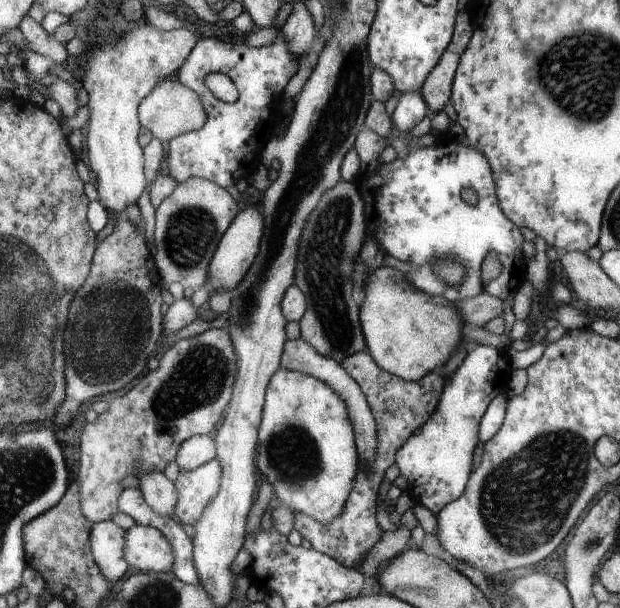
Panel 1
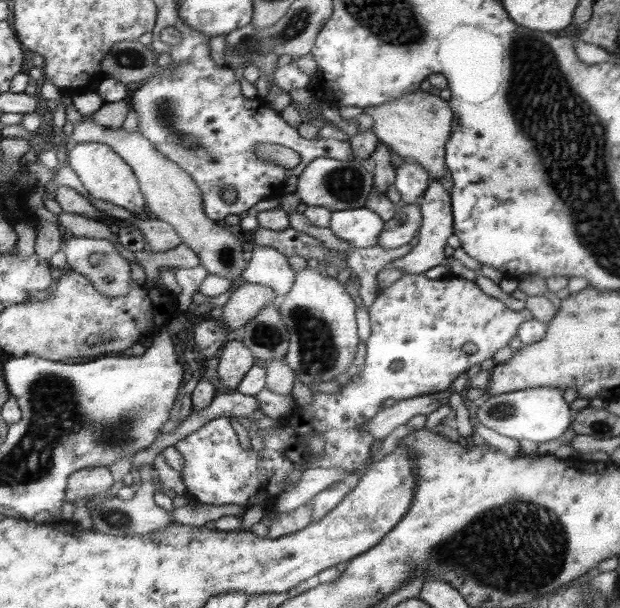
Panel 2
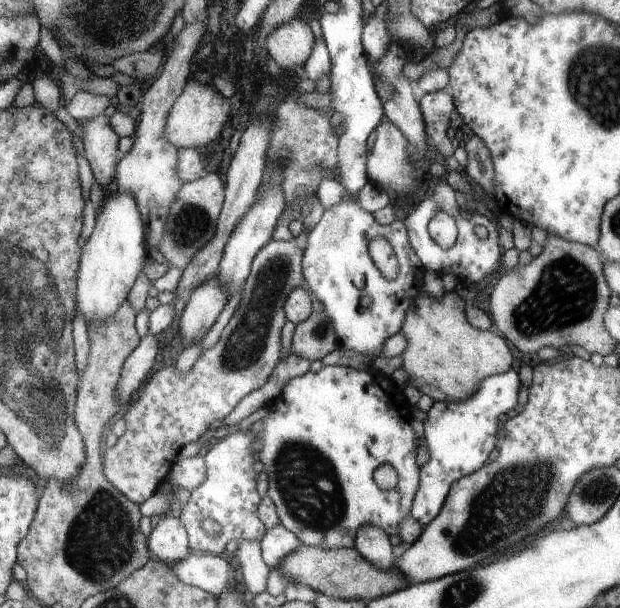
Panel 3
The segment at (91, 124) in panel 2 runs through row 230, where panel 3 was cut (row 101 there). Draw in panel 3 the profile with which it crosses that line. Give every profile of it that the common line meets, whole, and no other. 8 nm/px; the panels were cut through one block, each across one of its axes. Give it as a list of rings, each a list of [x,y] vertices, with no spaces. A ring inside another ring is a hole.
[[[193,79],[186,80],[182,91],[170,108],[169,115],[166,116],[165,138],[179,149],[197,149],[213,142],[221,130],[223,124],[231,116],[231,104],[221,96],[212,86],[203,86]]]

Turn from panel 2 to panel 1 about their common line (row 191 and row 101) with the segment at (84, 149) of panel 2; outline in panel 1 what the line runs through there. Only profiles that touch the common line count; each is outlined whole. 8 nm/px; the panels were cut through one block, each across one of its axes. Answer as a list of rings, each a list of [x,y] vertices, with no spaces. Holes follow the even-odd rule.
[[[141,24],[123,32],[119,40],[107,40],[86,51],[88,63],[82,86],[89,94],[87,158],[89,168],[96,174],[99,201],[113,222],[129,204],[137,202],[145,187],[142,146],[138,143],[138,104],[159,80],[174,78],[197,39],[184,28],[164,31]]]

